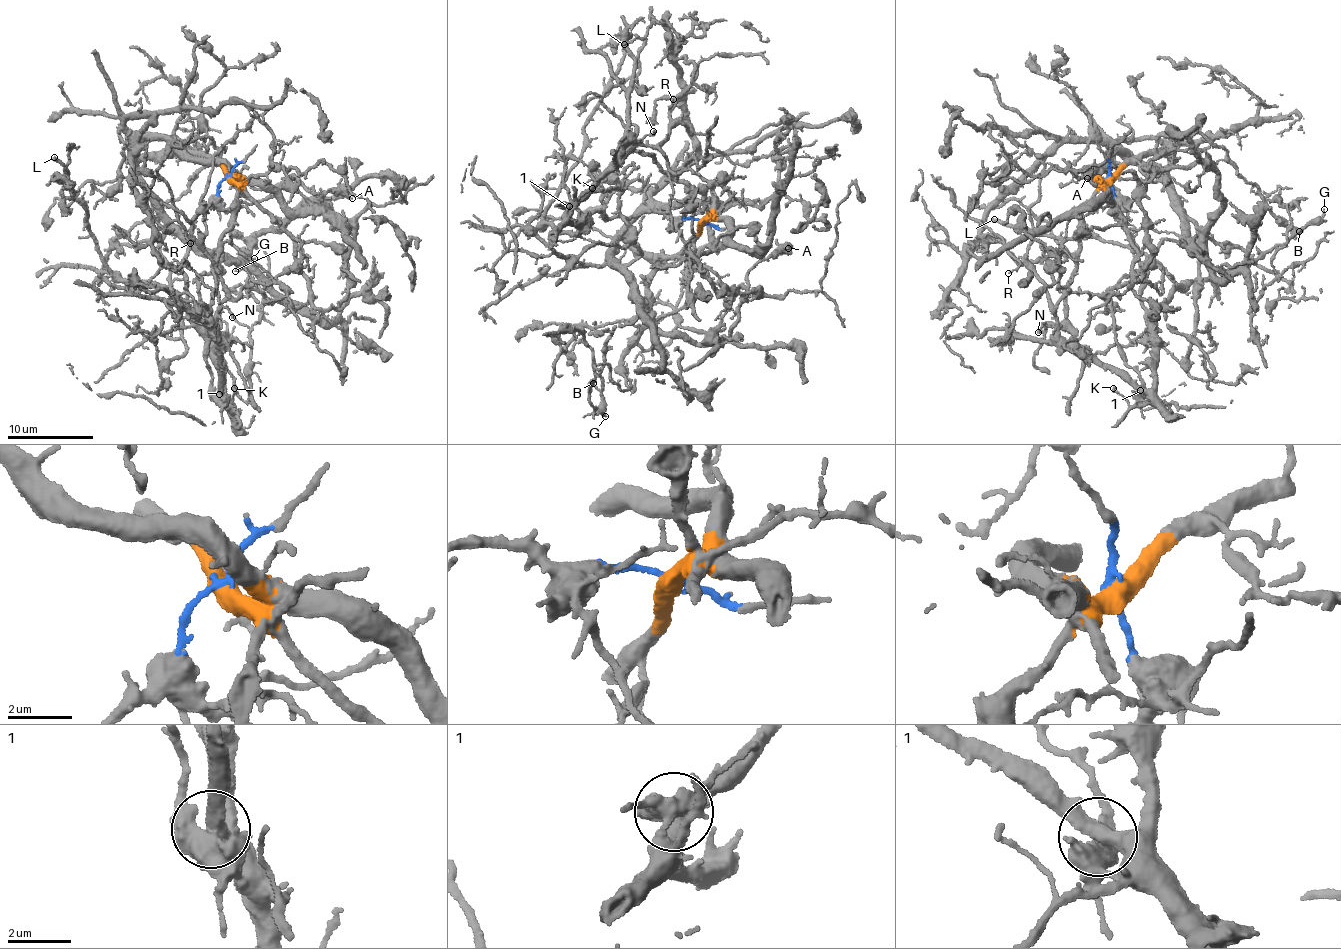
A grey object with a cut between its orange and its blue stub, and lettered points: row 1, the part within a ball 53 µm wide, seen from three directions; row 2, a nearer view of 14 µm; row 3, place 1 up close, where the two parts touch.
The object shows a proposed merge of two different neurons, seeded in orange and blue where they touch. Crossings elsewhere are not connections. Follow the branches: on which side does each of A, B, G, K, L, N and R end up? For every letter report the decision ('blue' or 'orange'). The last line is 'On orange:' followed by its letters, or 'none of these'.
A: orange
B: orange
G: orange
K: blue
L: blue
N: blue
R: blue
On orange: A, B, G

